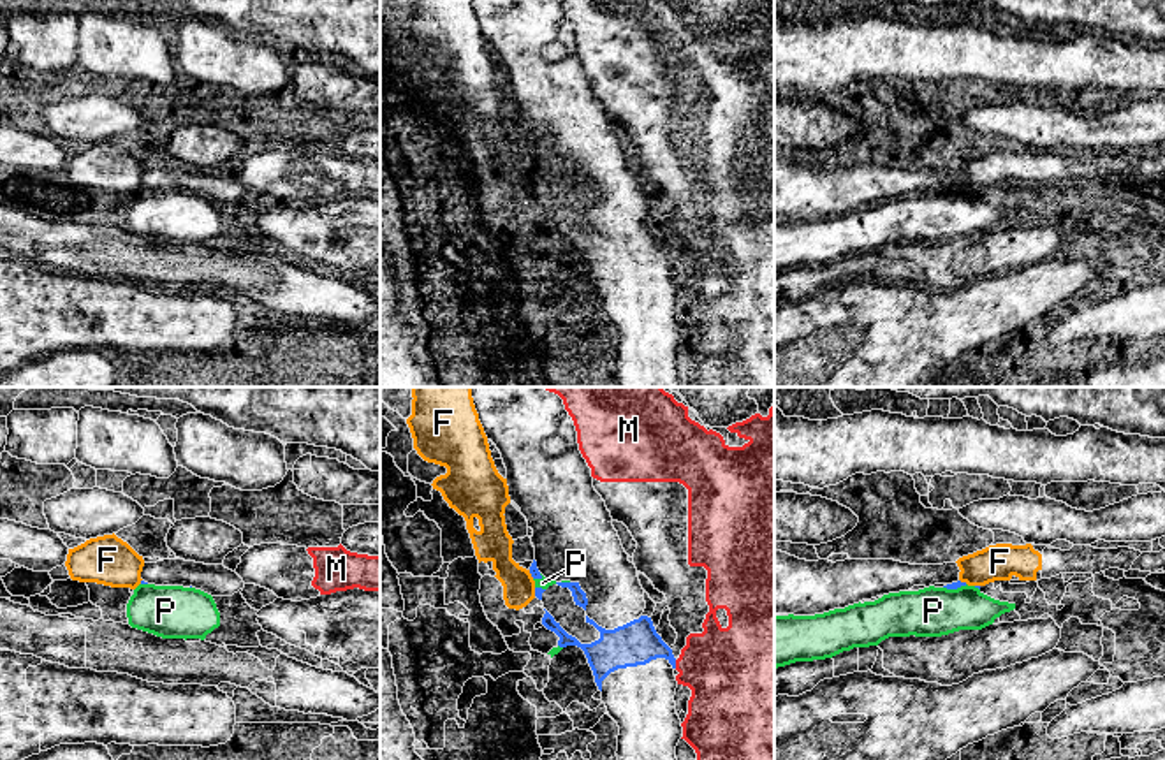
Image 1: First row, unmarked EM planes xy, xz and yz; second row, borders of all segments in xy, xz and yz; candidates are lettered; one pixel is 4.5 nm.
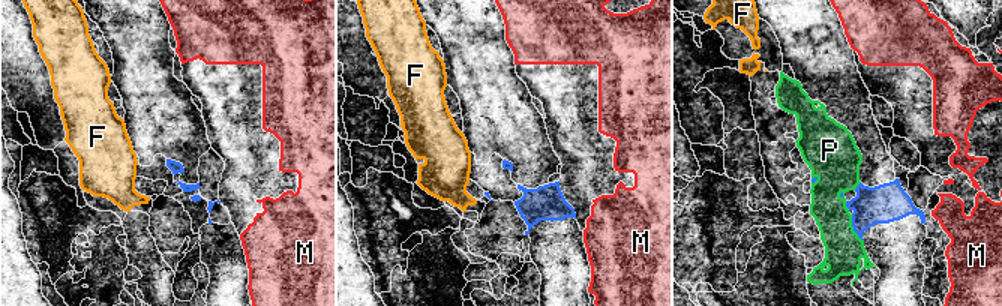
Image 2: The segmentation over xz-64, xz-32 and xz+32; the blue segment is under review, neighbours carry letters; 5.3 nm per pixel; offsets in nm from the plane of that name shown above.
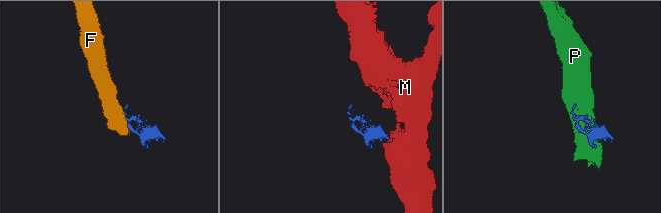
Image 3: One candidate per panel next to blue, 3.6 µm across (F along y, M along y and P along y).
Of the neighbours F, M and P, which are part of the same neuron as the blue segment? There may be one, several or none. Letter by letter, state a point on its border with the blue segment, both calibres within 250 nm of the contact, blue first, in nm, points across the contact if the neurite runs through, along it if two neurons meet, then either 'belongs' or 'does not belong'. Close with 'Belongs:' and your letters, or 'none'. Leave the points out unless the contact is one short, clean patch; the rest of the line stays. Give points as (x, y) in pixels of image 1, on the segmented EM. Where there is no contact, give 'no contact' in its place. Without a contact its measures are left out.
F: meets blue in xz at (530, 572); 50 nm thick on the blue side, 160 nm on the other; border along xz (528, 570), (534, 577); does not belong
M: meets blue in xz at (674, 664); 200 nm thick on the blue side, 380 nm on the other; border along xz (674, 660), (676, 667); does not belong
P: meets blue in yz at (954, 588); 30 nm thick on the blue side, 220 nm on the other; does not belong
Belongs: none

